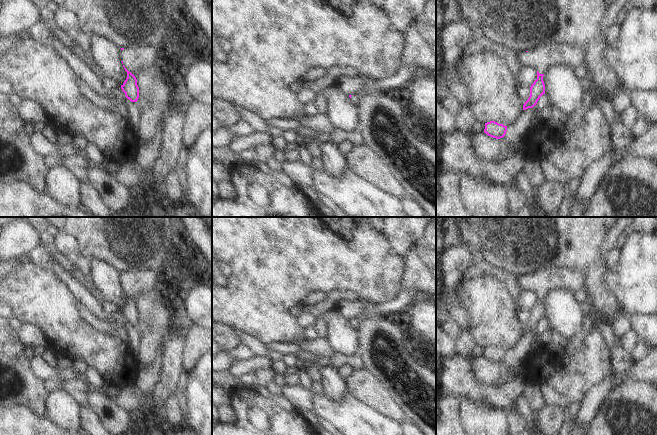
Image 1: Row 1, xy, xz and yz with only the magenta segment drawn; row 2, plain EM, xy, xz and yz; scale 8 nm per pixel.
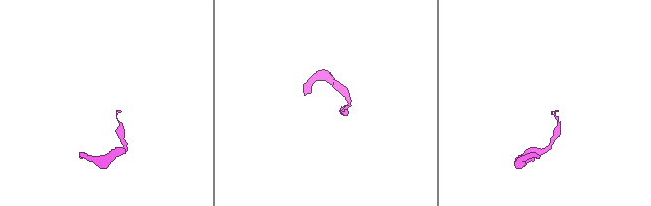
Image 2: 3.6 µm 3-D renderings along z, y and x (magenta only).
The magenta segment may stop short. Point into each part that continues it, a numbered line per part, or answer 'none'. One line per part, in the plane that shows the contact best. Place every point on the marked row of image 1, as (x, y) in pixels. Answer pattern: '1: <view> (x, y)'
1: xy (137, 58).

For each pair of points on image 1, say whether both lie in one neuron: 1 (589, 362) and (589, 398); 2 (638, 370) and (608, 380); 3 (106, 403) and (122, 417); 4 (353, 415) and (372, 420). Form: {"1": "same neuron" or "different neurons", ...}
{"1": "different neurons", "2": "same neuron", "3": "same neuron", "4": "same neuron"}

